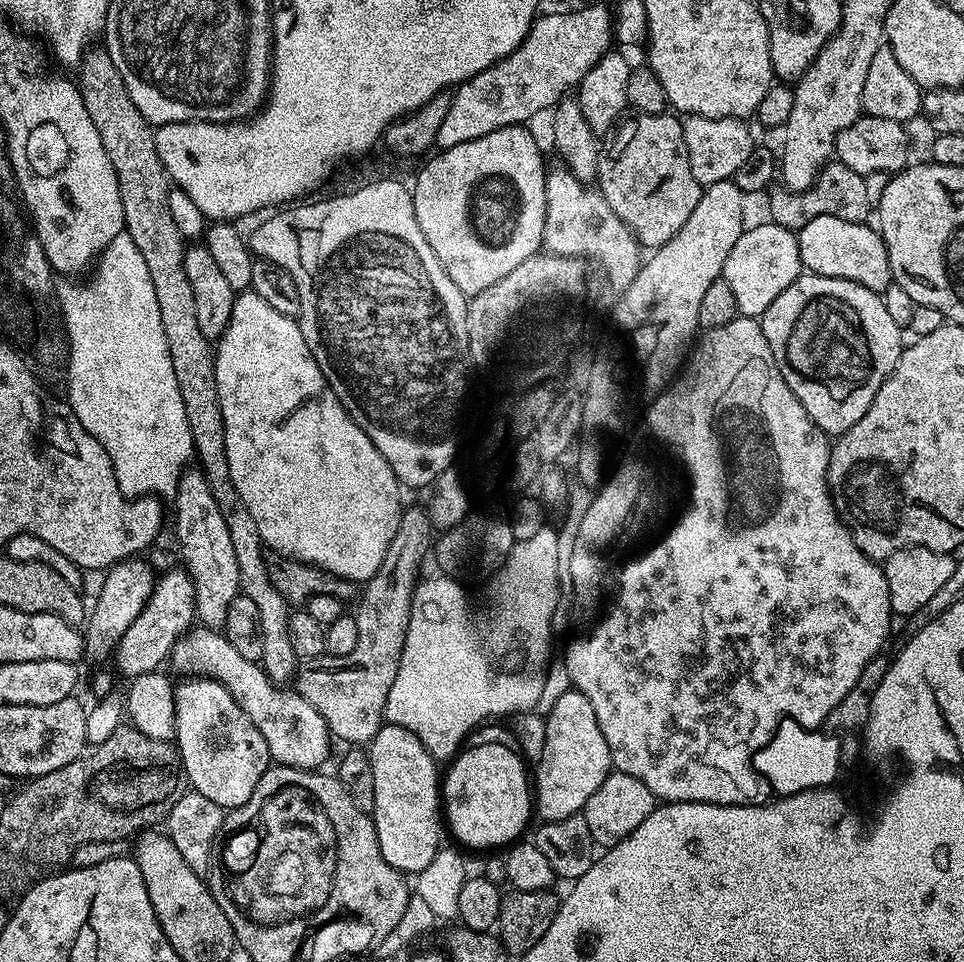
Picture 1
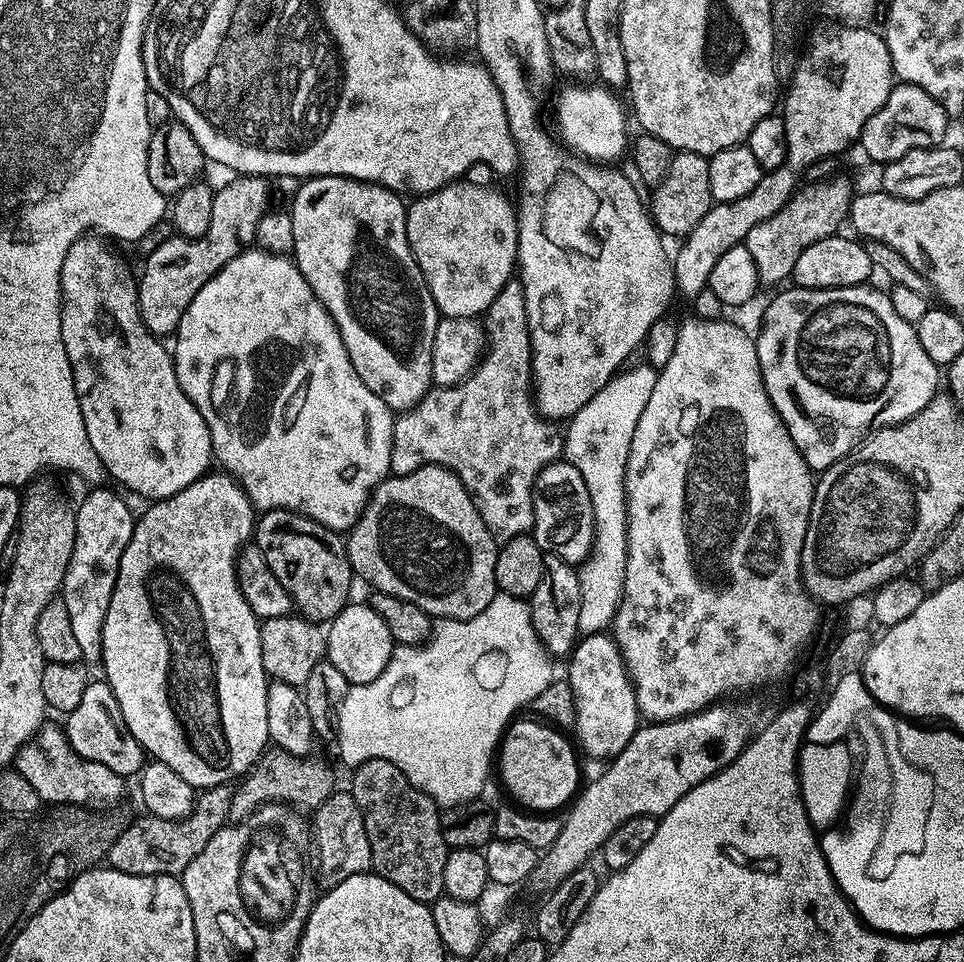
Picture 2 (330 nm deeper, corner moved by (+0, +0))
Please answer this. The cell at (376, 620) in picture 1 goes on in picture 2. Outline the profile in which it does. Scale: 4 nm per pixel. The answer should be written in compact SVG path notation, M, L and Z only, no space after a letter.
M519 279L509 280L508 285L500 291L498 298L494 298L492 305L486 313L486 332L490 337L490 345L481 359L477 369L471 376L467 376L460 384L449 388L433 387L422 399L409 408L407 412L401 412L395 417L392 426L392 449L390 450L390 472L394 476L405 476L414 470L418 470L427 464L437 464L448 468L462 482L462 486L470 494L478 514L482 514L482 522L490 530L490 534L498 542L503 542L515 536L525 535L532 527L532 486L536 481L537 474L547 464L555 464L561 459L564 450L564 437L561 429L555 423L544 419L536 410L534 405L534 392L532 387L532 347L530 346L530 334L528 333L528 319L526 318L526 298L520 285Z

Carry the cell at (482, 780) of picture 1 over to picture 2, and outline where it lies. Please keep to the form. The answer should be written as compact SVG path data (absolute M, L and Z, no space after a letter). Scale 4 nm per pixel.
M523 718L509 723L506 735L498 745L498 764L500 760L500 780L505 790L517 800L513 800L517 805L536 814L548 814L560 810L556 808L563 809L577 795L582 784L580 768L576 765L577 749L573 741L564 736L567 735L555 727Z

